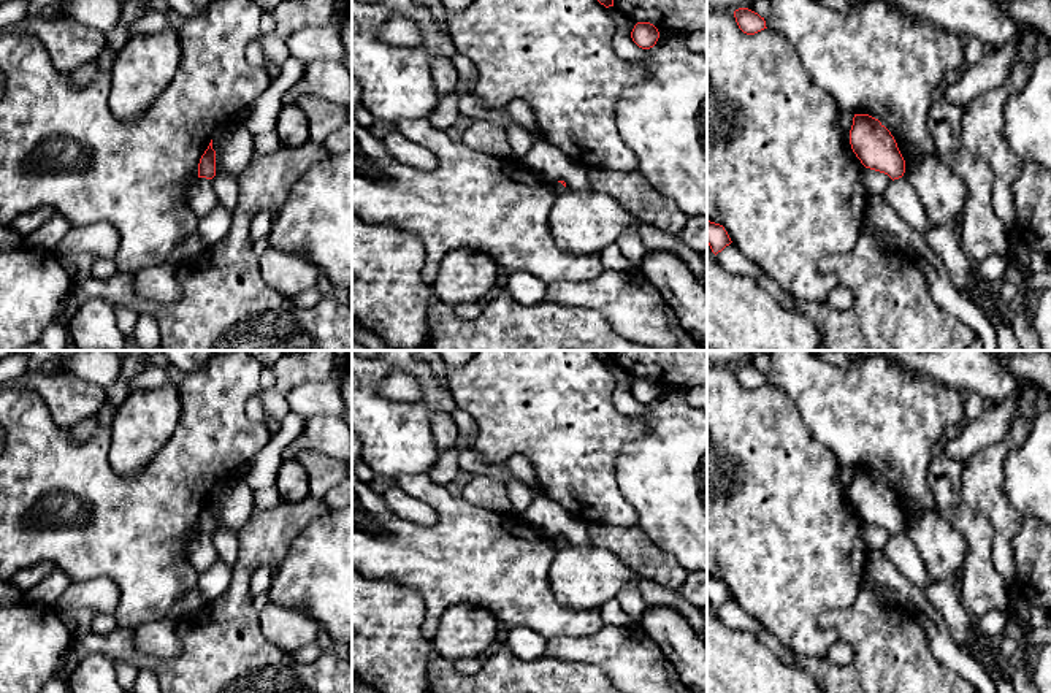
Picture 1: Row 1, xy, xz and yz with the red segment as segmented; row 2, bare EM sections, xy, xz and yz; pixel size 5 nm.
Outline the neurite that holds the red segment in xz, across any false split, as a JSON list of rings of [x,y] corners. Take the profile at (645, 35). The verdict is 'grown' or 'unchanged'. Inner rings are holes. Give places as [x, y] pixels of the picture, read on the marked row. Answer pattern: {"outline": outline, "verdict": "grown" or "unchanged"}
{"outline": [[[637,22],[631,32],[631,38],[639,48],[650,49],[656,44],[659,32],[650,22]]], "verdict": "unchanged"}

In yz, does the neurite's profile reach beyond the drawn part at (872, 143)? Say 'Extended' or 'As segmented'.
As segmented

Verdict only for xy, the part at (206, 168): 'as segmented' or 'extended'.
as segmented

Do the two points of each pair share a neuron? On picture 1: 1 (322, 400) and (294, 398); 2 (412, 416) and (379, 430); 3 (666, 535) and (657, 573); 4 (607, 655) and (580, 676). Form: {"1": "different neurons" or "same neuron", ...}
{"1": "same neuron", "2": "same neuron", "3": "different neurons", "4": "different neurons"}

